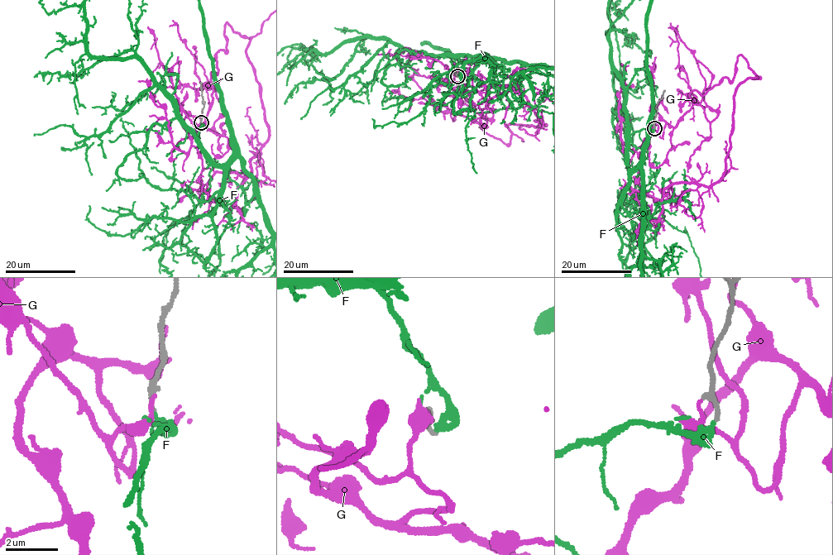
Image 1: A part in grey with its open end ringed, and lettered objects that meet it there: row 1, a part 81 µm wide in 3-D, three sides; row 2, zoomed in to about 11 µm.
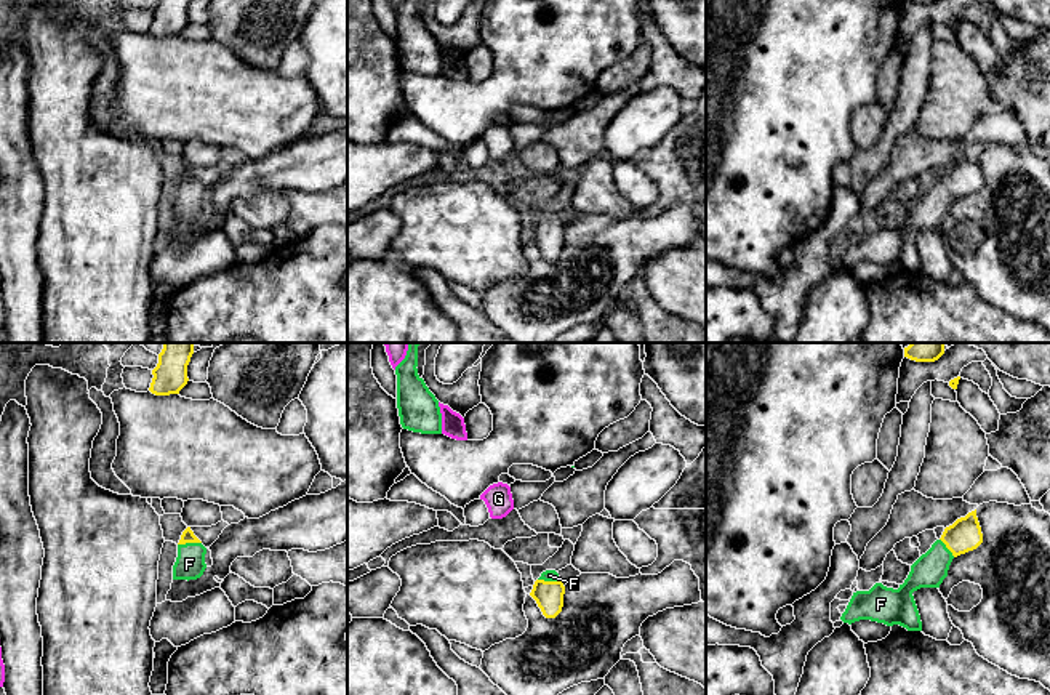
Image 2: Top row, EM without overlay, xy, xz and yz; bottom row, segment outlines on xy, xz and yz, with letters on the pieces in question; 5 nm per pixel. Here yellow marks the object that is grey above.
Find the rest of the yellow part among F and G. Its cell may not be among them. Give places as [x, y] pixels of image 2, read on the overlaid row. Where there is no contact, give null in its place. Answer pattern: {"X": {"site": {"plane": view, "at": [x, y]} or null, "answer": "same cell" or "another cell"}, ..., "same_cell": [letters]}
{"F": {"site": {"plane": "xy", "at": [189, 542]}, "answer": "same cell"}, "G": {"site": null, "answer": "another cell"}, "same_cell": ["F"]}

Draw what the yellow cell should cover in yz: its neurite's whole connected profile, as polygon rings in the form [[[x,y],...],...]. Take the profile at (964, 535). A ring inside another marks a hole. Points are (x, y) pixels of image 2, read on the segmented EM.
[[[975,509],[944,528],[941,538],[911,565],[908,578],[898,589],[876,583],[869,591],[853,593],[840,620],[848,625],[871,620],[922,631],[912,593],[920,588],[940,588],[952,559],[976,549],[981,543],[983,533]]]

